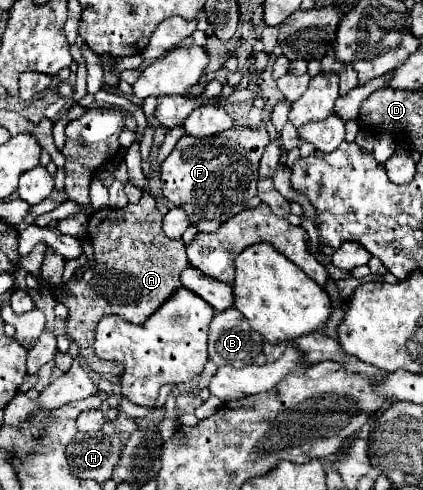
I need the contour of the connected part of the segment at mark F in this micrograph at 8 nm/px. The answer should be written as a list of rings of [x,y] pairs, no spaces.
[[[235,127],[229,131],[223,131],[215,137],[191,137],[183,135],[175,149],[169,153],[169,157],[161,163],[161,195],[167,199],[167,203],[175,207],[183,207],[191,219],[191,225],[195,225],[199,231],[217,231],[219,225],[223,225],[227,219],[235,217],[247,207],[247,201],[257,195],[257,179],[259,179],[259,159],[263,155],[263,149],[271,143],[269,133],[261,129],[249,129],[249,127]]]

